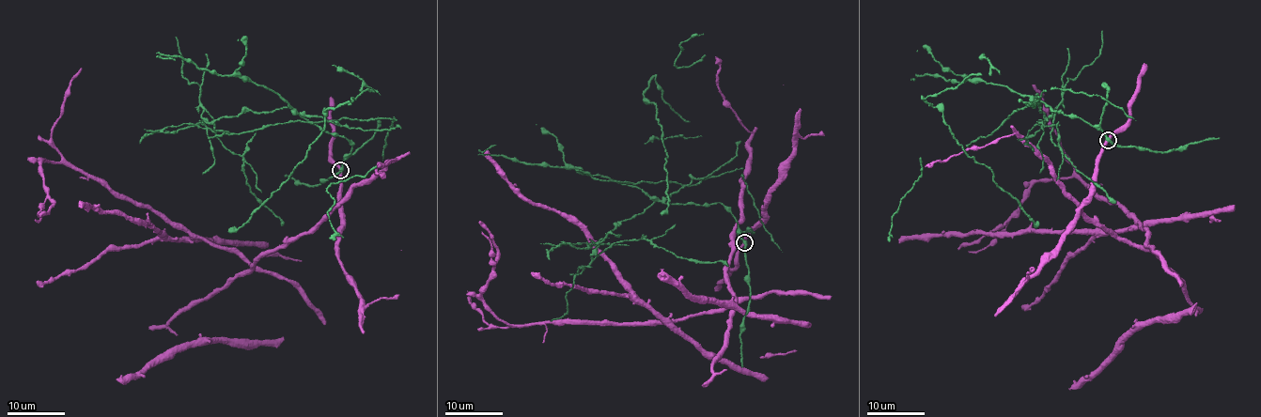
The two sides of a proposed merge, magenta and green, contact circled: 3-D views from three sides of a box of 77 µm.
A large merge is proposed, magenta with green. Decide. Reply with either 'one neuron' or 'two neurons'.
two neurons

